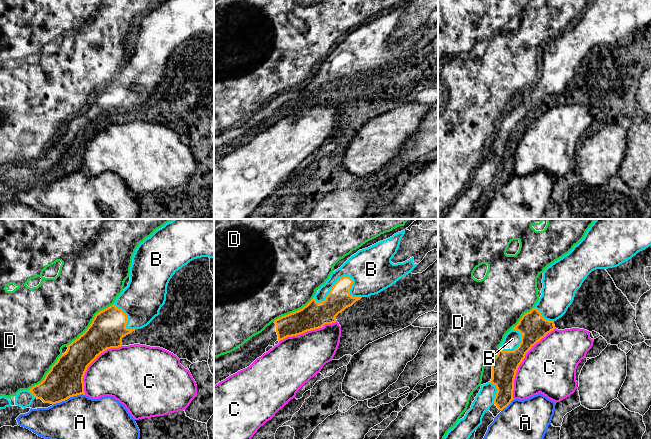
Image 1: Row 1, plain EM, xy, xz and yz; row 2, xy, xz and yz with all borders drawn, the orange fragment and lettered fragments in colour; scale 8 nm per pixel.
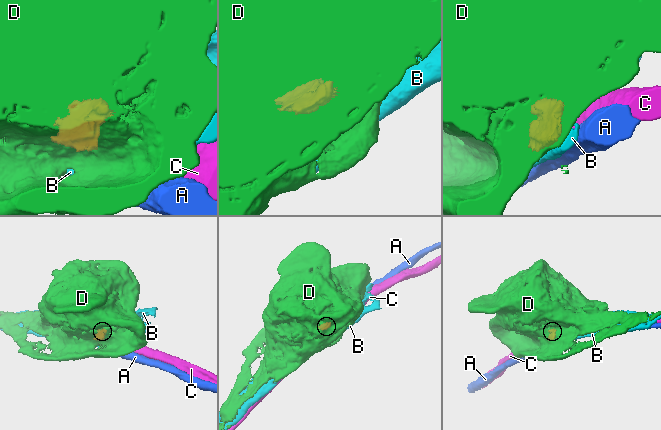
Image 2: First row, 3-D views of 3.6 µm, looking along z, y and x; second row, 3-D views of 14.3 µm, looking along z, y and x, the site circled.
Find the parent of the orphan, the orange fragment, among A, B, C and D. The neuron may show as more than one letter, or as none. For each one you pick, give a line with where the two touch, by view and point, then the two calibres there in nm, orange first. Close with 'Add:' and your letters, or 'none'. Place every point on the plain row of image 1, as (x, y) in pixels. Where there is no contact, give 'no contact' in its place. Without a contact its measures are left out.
B: contact xz (343, 53); calibres 190 and 340 nm
Add: B

